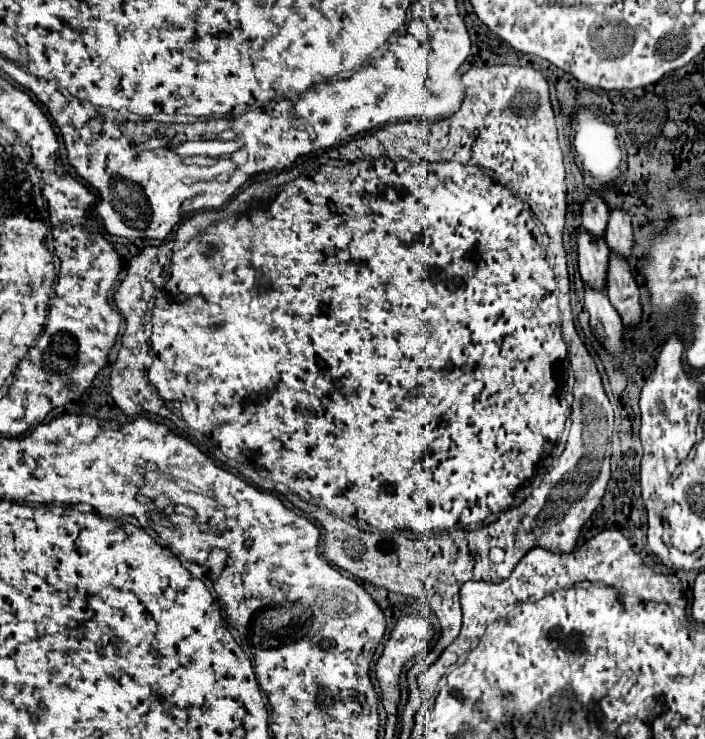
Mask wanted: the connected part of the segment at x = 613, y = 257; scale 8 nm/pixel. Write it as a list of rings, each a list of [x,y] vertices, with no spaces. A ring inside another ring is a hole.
[[[610,253],[606,273],[606,293],[624,323],[636,323],[640,319],[642,315],[640,291],[626,259],[618,253]]]

